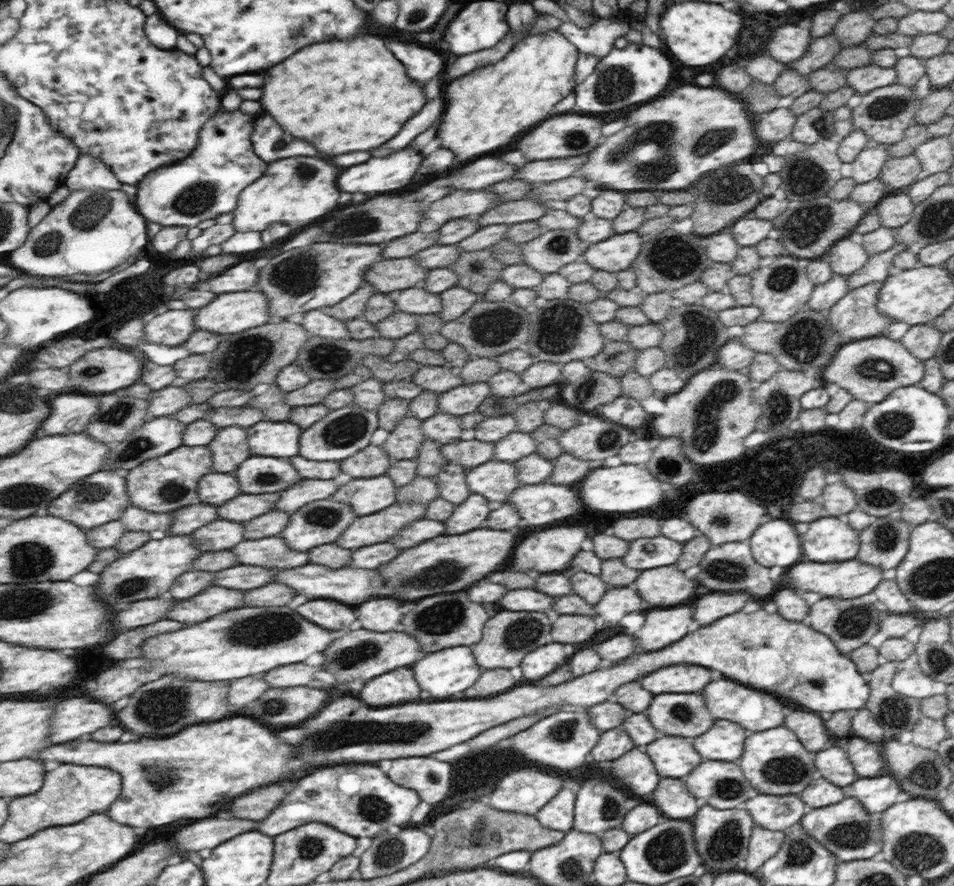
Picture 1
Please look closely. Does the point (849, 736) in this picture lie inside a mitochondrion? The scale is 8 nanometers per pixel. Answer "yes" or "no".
no

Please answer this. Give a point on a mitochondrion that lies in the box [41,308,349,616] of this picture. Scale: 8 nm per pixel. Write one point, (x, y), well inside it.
(239, 363)

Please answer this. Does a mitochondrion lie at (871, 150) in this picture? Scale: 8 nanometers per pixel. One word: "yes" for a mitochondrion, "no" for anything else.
no

